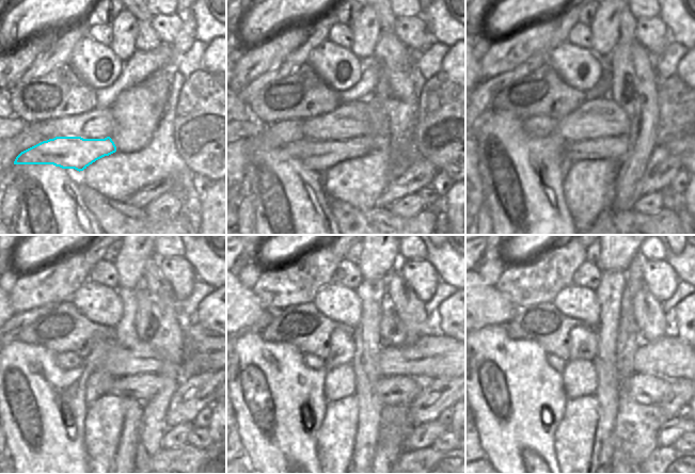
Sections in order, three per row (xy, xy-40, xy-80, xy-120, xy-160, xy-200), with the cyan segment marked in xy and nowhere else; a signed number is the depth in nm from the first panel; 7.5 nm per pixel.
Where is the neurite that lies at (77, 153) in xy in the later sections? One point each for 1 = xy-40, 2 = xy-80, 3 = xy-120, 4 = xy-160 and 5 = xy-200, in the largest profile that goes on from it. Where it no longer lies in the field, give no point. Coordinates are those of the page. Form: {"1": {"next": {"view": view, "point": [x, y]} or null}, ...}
{"1": {"next": {"view": "xy-40", "point": [319, 156]}}, "2": {"next": {"view": "xy-80", "point": [616, 147]}}, "3": {"next": {"view": "xy-120", "point": [143, 386]}}, "4": {"next": {"view": "xy-160", "point": [394, 390]}}, "5": {"next": {"view": "xy-200", "point": [647, 390]}}}

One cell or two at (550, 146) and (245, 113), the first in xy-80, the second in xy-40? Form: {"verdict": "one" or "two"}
{"verdict": "two"}

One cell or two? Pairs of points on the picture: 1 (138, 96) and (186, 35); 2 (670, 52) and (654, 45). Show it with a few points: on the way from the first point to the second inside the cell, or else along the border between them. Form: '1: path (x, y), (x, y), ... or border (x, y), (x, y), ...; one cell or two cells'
1: path (154, 84), (172, 65), (177, 51); one cell
2: border (672, 41), (654, 58); two cells

